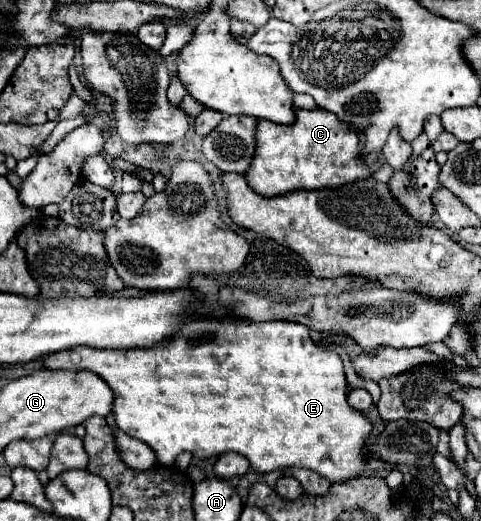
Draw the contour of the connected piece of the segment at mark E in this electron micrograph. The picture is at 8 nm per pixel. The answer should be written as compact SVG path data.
M194 320L176 330L170 342L156 348L70 348L40 360L50 370L90 370L98 374L114 392L112 414L118 428L146 442L156 452L158 462L166 466L172 466L184 450L198 458L238 452L260 472L296 466L314 470L334 484L356 478L368 464L364 440L372 424L364 414L346 404L348 384L342 360L336 352L318 348L302 324Z

